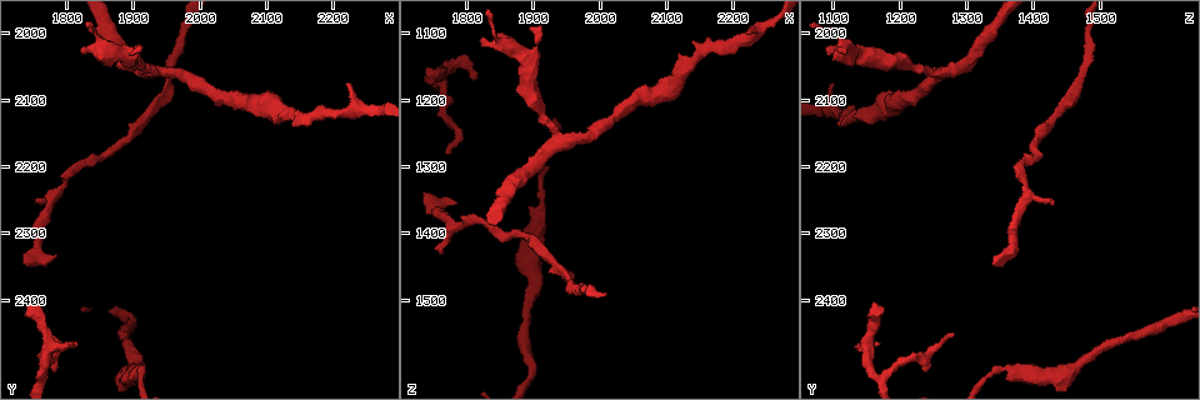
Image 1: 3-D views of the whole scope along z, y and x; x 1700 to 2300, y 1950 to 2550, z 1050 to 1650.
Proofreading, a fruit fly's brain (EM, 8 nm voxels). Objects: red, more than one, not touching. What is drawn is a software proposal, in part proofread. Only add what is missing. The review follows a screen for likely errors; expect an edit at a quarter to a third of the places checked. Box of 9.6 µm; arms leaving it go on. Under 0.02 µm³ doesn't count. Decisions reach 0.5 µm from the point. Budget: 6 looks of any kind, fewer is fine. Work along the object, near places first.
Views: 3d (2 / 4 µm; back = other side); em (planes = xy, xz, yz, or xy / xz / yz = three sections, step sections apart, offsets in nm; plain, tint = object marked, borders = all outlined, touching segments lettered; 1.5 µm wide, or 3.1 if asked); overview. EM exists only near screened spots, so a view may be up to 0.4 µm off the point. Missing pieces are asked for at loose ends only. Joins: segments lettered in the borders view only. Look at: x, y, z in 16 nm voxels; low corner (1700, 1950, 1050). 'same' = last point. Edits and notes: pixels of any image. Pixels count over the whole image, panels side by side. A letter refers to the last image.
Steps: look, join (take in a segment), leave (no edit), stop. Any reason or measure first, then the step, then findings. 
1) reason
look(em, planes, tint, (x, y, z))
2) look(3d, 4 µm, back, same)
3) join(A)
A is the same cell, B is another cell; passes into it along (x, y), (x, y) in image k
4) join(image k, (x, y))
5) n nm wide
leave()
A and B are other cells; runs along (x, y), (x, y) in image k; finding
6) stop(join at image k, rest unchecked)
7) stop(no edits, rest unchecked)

branch stops here
look(3d, 4 µm, (1895, 2035, 1090))

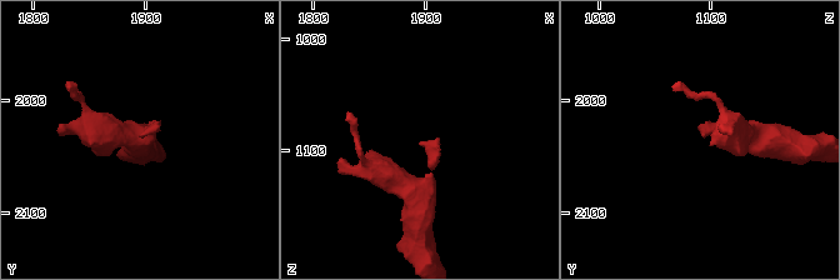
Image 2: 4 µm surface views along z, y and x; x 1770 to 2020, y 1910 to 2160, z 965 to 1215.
look(em, xz, step 4, borders, (1894, 2032, 1096))

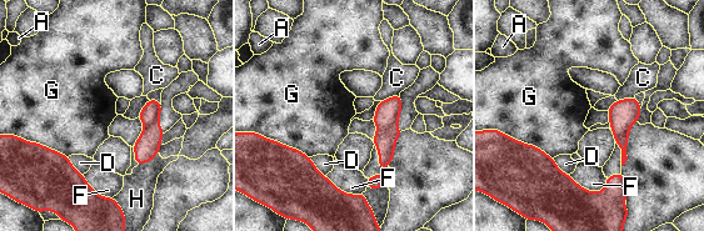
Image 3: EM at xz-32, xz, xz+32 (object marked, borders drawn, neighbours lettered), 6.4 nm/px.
look(em, planes, borders, same)

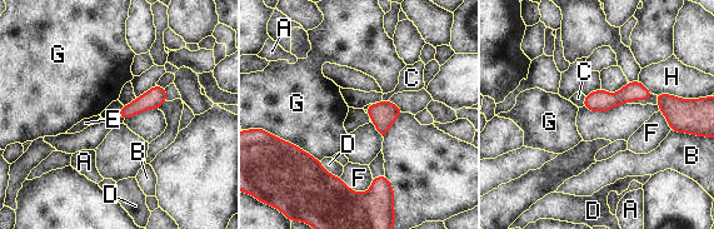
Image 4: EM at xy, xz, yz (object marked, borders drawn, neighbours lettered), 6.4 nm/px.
leave()
A, B, C, D, E, F, G and H are other cells; runs along (647, 94), (587, 103) in image 4; no lettered segment goes on from it

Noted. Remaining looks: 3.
an open end
look(em, xy, step 8, tint, (1745, 2415, 1180))

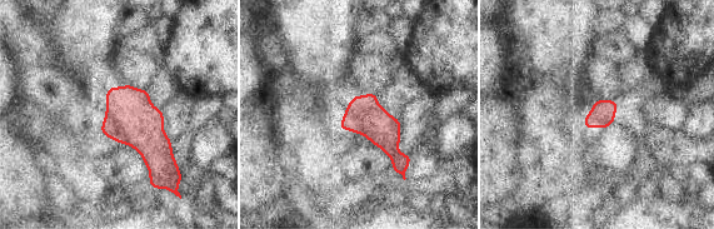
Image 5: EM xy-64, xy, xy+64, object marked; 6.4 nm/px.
look(em, planes, borders, same)

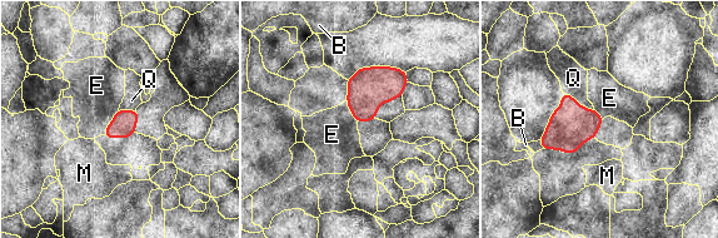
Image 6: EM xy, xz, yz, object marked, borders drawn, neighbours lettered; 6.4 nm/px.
Q touches over 240 nm
leave()
B, E, M and Q are other cells; border along (118, 109), (103, 134) in image 6; none of them fits

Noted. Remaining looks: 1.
stop(no edits, rest unchecked)

